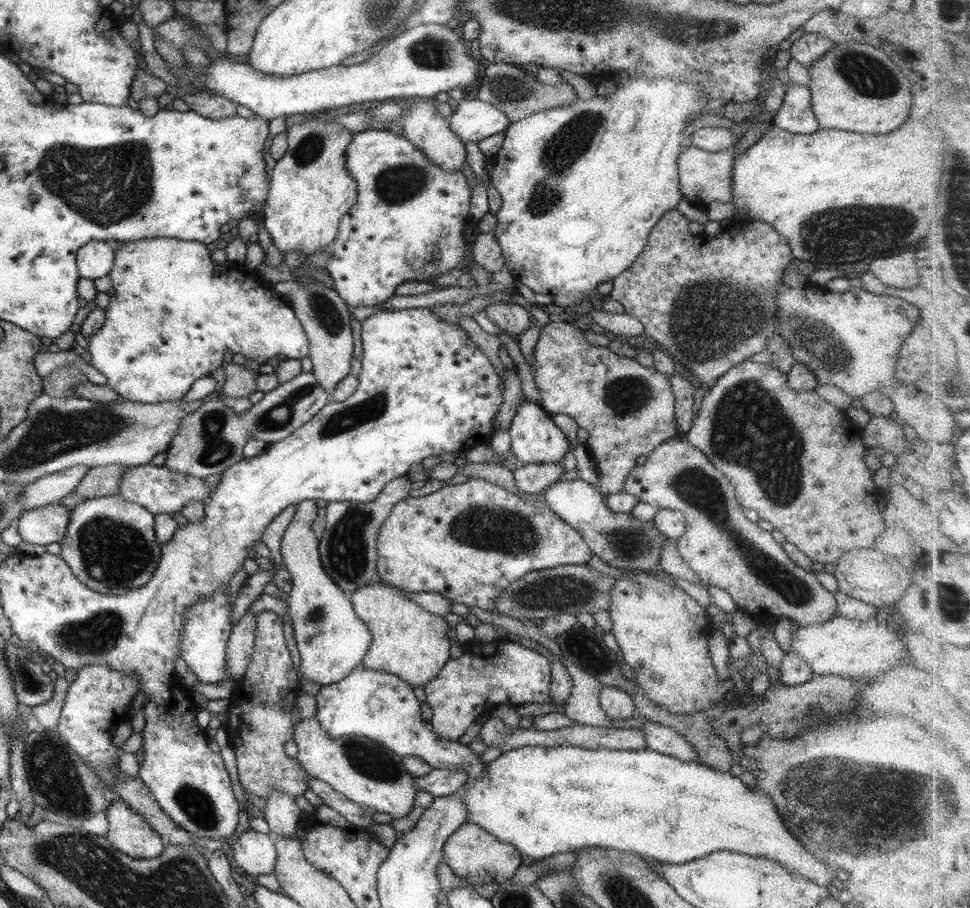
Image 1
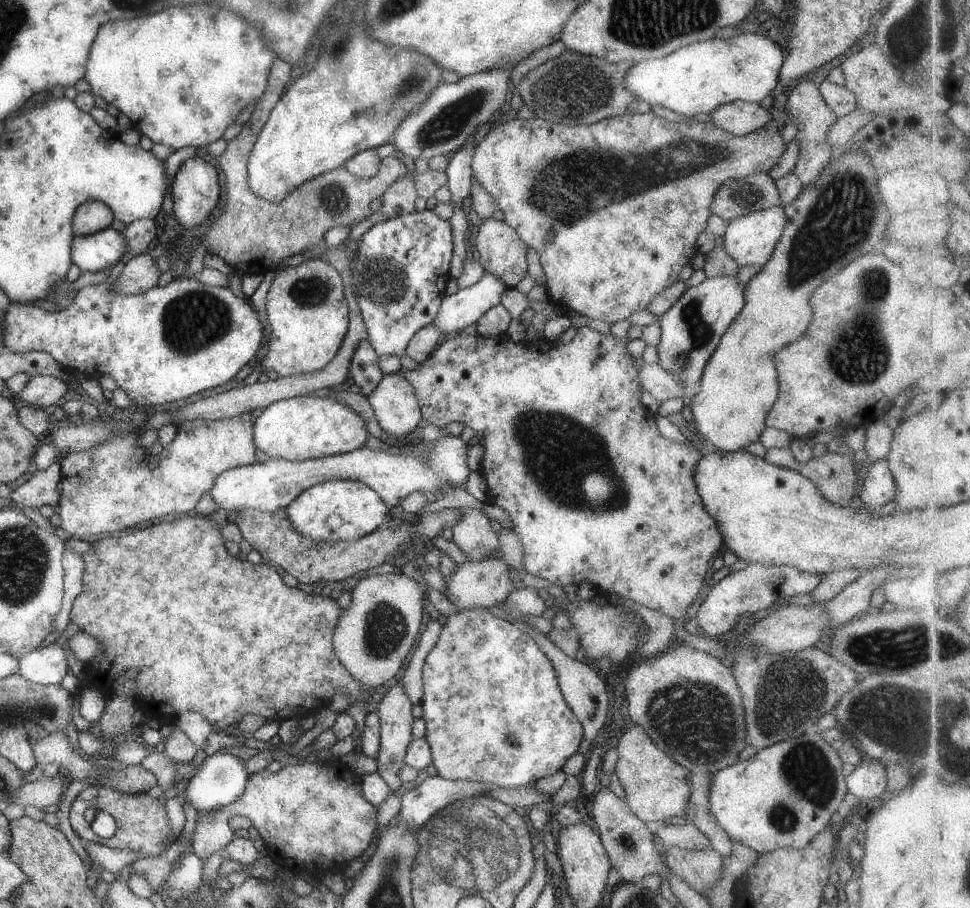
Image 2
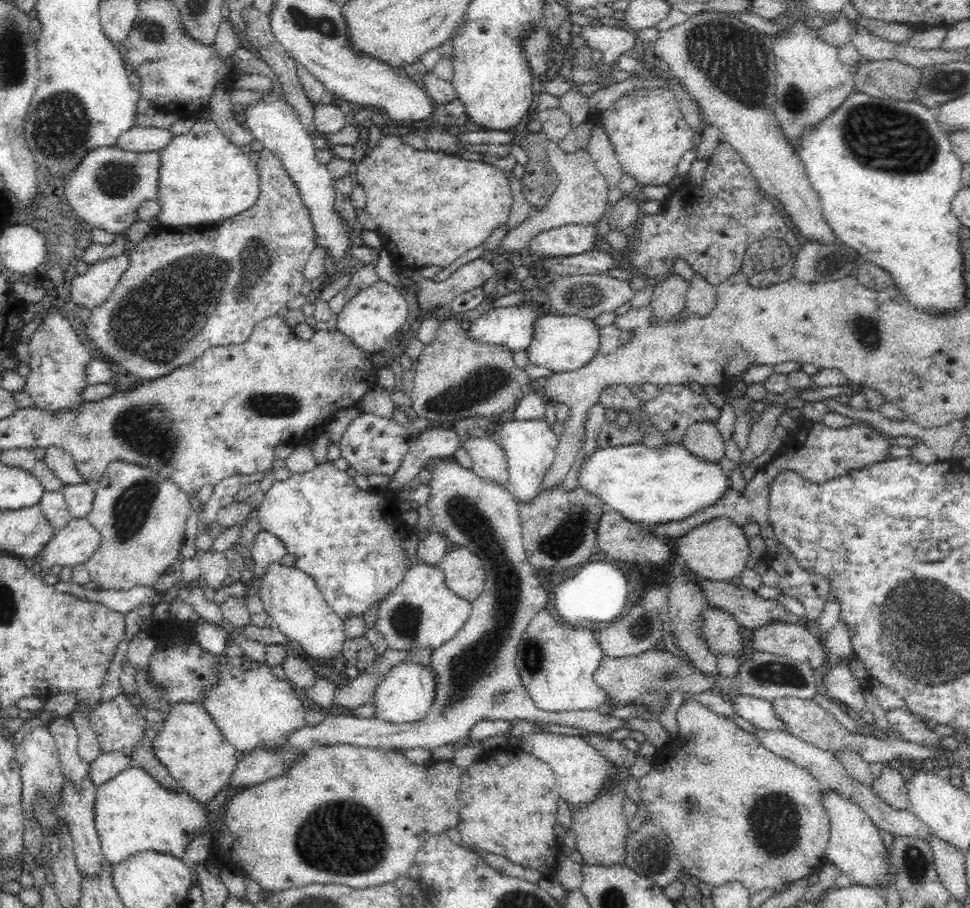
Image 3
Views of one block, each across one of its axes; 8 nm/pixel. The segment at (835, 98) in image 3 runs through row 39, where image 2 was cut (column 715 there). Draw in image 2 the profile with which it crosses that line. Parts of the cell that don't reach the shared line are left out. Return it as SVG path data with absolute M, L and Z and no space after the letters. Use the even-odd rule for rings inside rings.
M817 730L803 733L801 736L792 737L786 741L775 743L746 761L739 761L734 765L729 765L724 769L712 774L712 784L709 793L710 811L714 819L718 822L723 830L729 835L732 841L741 843L742 845L752 848L756 853L768 853L774 851L776 848L792 848L801 850L809 846L809 843L820 833L829 826L831 816L838 811L844 798L847 794L847 785L845 782L845 775L843 774L843 761L840 756L832 749L832 746L822 738Z

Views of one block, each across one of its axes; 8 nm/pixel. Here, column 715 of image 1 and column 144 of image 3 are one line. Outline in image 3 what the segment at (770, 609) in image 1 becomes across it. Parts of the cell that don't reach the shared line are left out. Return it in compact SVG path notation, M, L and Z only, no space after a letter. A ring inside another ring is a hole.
M112 461L106 467L106 470L102 473L100 480L95 487L95 498L93 500L93 506L87 520L89 524L92 524L93 528L96 528L97 532L100 532L102 536L102 543L100 548L97 548L95 554L85 563L87 565L89 574L92 581L96 583L96 589L114 589L114 590L130 590L135 586L147 586L152 587L153 584L166 573L168 567L170 567L174 560L181 555L181 546L185 540L185 525L187 517L193 512L191 508L191 502L189 497L185 494L171 479L164 479L160 473L150 469L150 467L142 467L142 465L130 463L128 461Z

